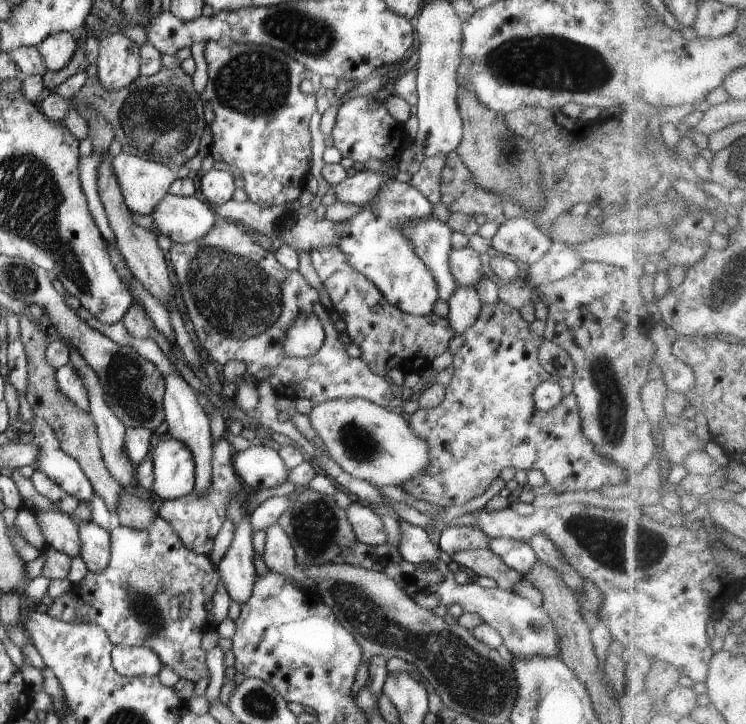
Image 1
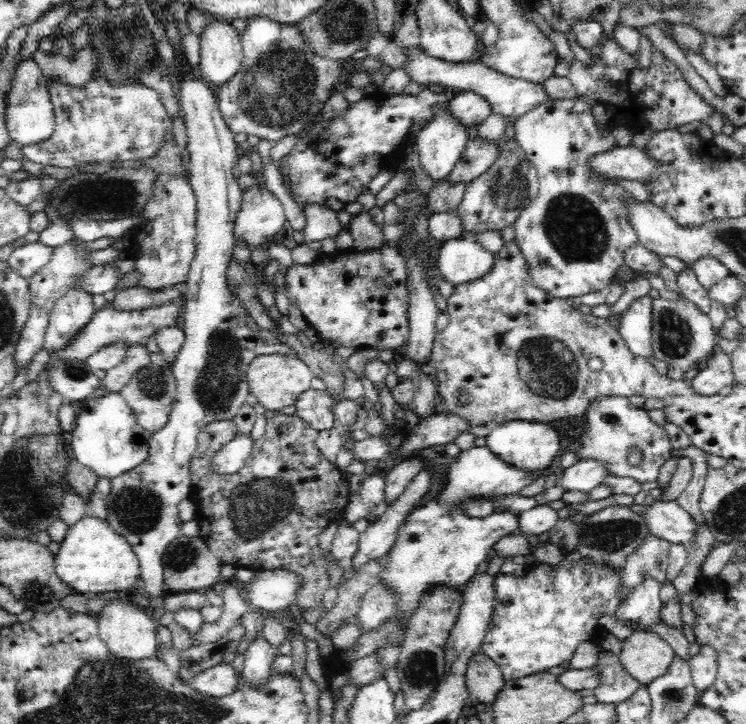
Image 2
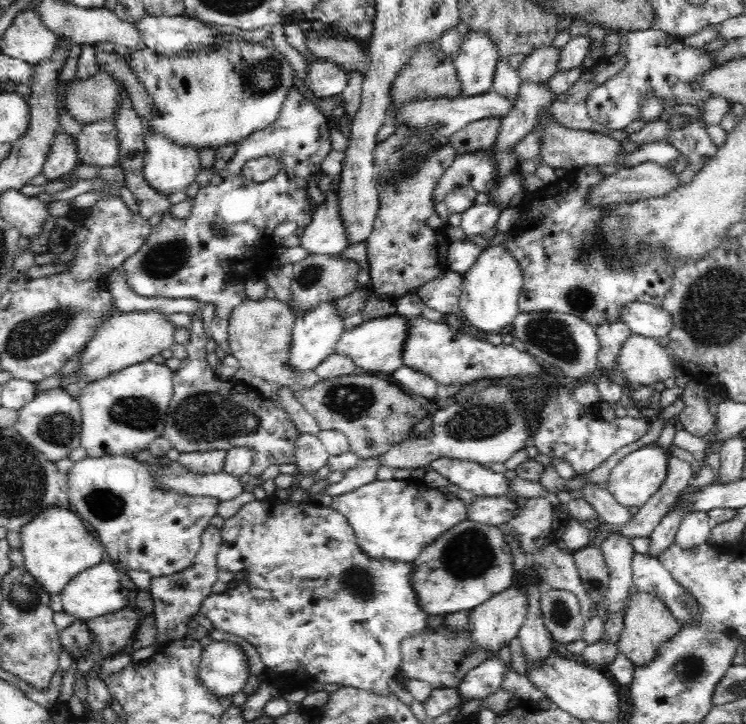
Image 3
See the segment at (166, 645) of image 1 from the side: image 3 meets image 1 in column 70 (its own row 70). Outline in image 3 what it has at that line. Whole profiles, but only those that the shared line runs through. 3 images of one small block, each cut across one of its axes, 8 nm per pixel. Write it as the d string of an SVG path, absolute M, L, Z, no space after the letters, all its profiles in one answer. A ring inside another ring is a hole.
M618 50L617 53L614 53L612 56L602 55L598 64L594 68L588 69L588 72L583 72L579 78L576 80L568 92L560 94L555 98L554 103L548 106L548 117L552 117L554 121L558 124L562 124L562 127L571 129L571 130L580 130L580 131L593 131L598 132L615 140L622 141L629 138L628 132L625 130L609 130L603 124L596 123L590 119L590 116L587 112L586 100L590 96L590 92L594 91L594 88L599 85L605 84L608 80L614 78L618 72L621 72L622 69L626 67L626 55L622 51Z

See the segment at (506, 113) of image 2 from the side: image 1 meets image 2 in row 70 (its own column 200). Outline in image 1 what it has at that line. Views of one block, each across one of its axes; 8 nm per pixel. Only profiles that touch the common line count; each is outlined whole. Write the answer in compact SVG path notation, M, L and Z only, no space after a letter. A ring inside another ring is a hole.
M176 370L173 374L164 377L165 394L163 397L163 410L167 432L174 439L183 443L191 451L195 463L195 484L193 492L196 495L206 495L212 483L211 461L212 461L212 434L210 420L207 412L198 403L198 392L194 391Z

